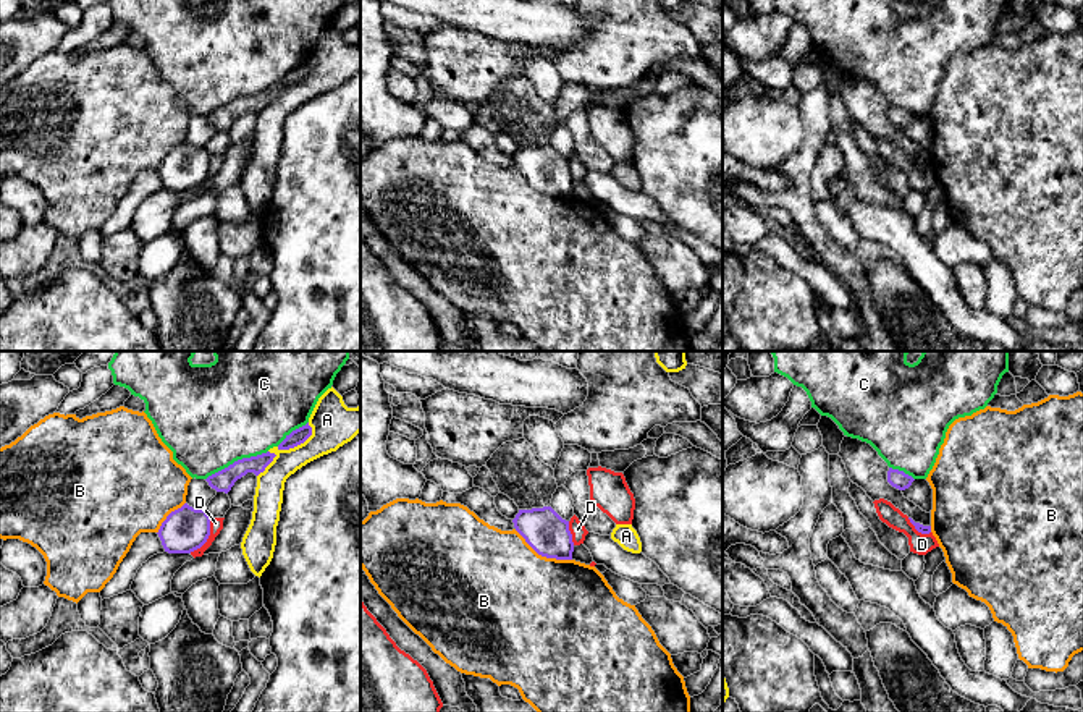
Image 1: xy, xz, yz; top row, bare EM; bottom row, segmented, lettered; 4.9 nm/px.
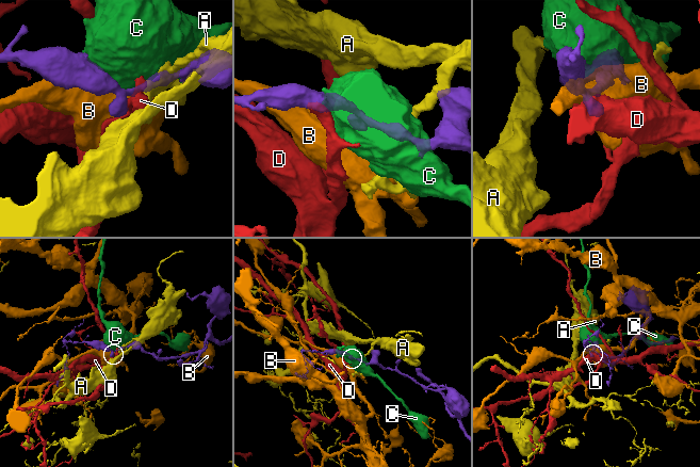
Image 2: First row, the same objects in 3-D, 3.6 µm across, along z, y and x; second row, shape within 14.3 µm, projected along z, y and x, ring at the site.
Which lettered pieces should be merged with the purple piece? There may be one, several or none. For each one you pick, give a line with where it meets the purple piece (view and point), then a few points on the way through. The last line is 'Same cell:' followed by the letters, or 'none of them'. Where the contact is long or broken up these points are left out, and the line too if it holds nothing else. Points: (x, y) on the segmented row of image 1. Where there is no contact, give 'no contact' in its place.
Same cell: none of them

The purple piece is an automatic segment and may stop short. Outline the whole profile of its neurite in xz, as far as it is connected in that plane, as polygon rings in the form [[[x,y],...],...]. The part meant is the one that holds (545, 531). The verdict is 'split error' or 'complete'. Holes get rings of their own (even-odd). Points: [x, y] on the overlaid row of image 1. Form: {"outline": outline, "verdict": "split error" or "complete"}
{"outline": [[[551,506],[519,510],[512,523],[538,555],[572,560],[574,542],[569,521],[563,519]]], "verdict": "complete"}

